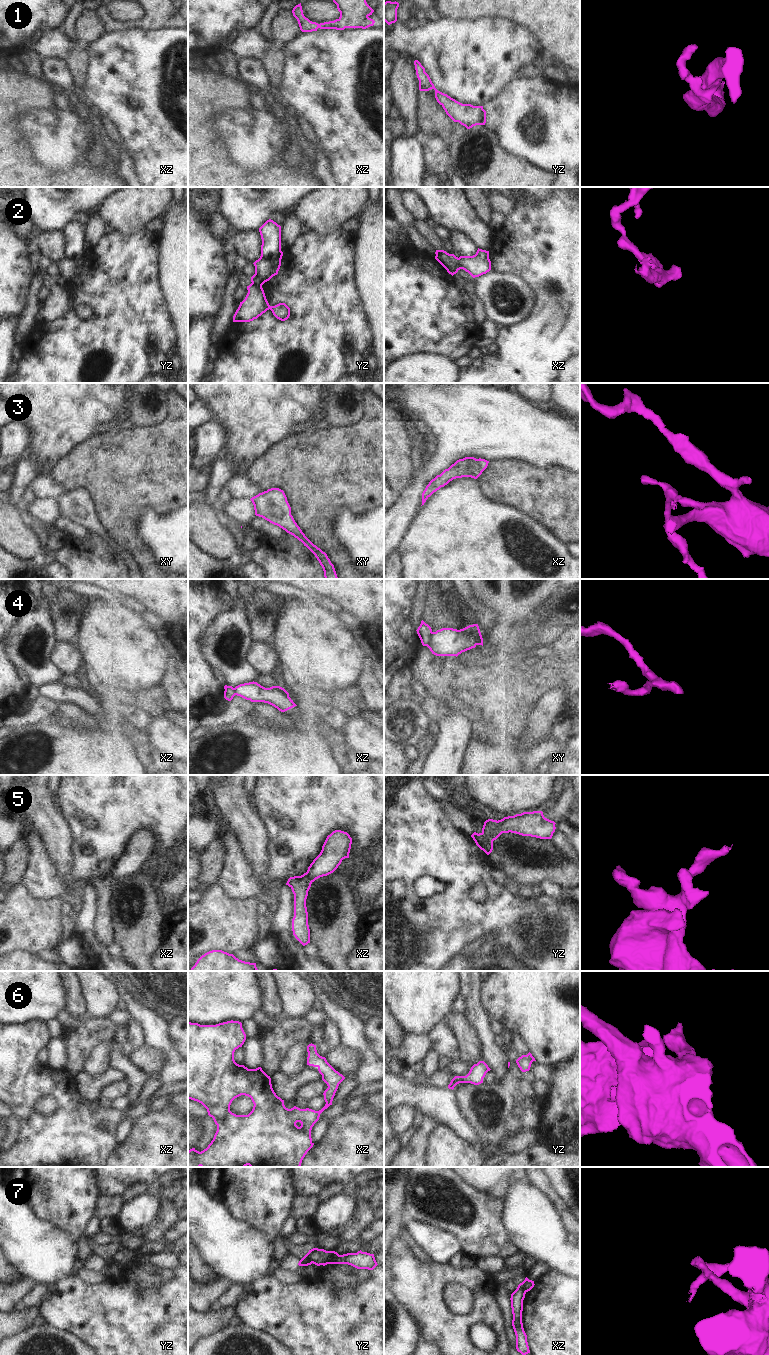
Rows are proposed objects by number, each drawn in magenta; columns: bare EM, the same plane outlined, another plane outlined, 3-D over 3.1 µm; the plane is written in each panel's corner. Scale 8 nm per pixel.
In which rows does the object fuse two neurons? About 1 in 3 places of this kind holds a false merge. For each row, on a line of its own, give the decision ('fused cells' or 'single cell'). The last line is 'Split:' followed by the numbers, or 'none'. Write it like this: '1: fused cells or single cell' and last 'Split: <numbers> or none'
1: single cell
2: fused cells
3: single cell
4: fused cells
5: fused cells
6: single cell
7: fused cells
Split: 2, 4, 5, 7

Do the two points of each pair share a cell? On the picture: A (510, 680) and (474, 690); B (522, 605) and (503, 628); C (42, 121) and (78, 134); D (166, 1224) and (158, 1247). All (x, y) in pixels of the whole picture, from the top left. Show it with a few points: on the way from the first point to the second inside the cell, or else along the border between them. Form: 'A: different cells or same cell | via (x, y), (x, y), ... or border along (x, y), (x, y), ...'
A: same cell | via (501, 678), (486, 678), (483, 681)
B: different cells | border along (511, 618), (515, 620)
C: same cell | via (51, 130), (55, 134), (69, 134)
D: different cells | border along (177, 1222), (165, 1231)

